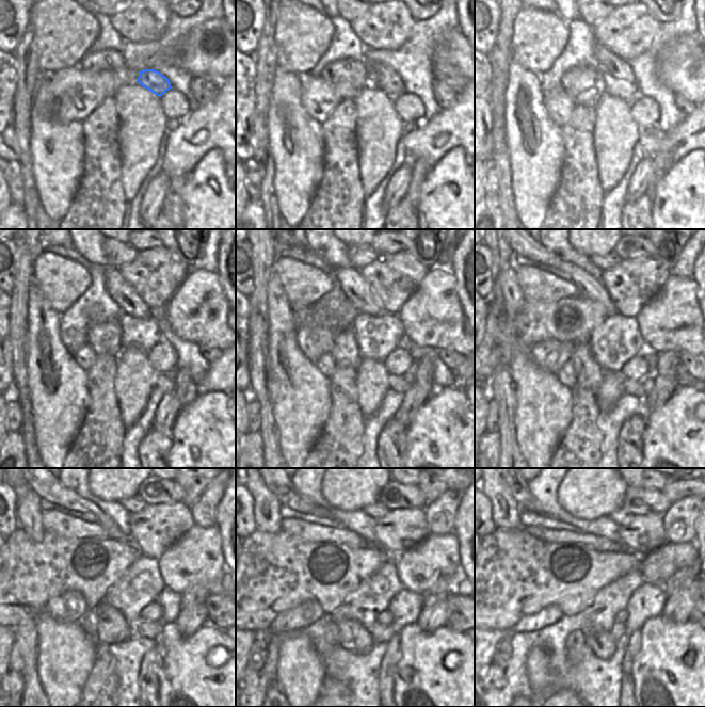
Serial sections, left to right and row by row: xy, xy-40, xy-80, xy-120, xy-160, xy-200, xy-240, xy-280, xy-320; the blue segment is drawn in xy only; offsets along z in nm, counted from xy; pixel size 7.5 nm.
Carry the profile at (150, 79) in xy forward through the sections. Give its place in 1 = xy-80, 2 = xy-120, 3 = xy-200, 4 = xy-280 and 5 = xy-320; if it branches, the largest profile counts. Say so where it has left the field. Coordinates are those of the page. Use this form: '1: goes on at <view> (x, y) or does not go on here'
1: goes on at xy-80 (608, 62)
2: goes on at xy-120 (129, 302)
3: goes on at xy-200 (528, 251)
4: goes on at xy-280 (289, 498)
5: goes on at xy-320 (519, 489)

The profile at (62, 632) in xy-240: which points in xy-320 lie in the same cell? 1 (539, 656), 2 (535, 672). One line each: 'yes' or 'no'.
1: yes
2: yes

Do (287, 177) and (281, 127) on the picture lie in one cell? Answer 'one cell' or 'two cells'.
one cell

